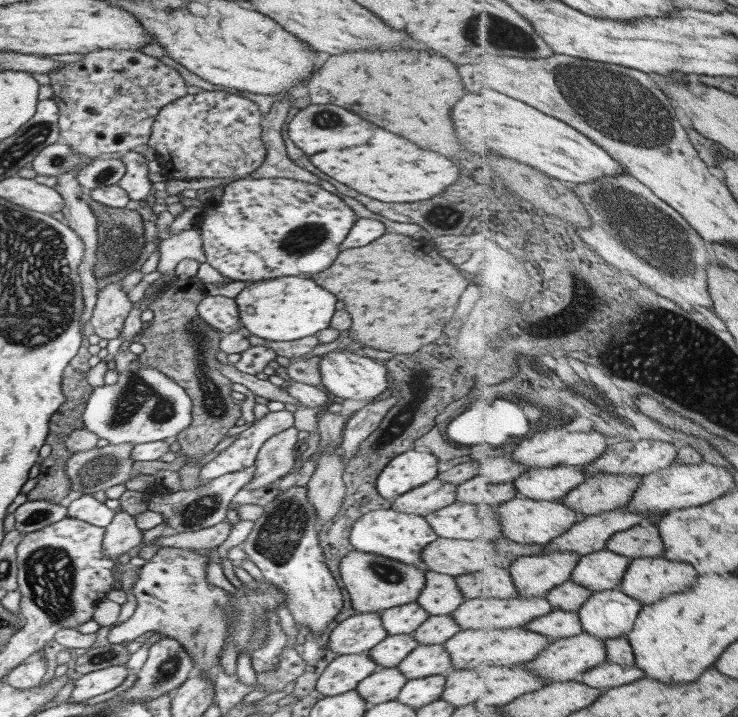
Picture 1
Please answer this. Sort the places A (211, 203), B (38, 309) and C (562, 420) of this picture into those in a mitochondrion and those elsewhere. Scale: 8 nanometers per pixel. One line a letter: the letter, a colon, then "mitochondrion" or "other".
A: other
B: mitochondrion
C: other

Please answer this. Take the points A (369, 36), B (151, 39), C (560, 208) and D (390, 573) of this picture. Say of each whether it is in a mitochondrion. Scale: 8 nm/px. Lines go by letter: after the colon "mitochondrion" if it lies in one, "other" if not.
A: other
B: other
C: other
D: mitochondrion

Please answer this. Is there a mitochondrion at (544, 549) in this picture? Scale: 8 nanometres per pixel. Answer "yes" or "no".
no

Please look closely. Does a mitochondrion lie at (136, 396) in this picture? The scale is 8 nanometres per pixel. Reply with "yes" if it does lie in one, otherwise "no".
yes

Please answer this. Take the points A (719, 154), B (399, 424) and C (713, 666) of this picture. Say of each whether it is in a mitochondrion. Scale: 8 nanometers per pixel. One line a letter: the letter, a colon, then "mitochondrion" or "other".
A: other
B: mitochondrion
C: other

